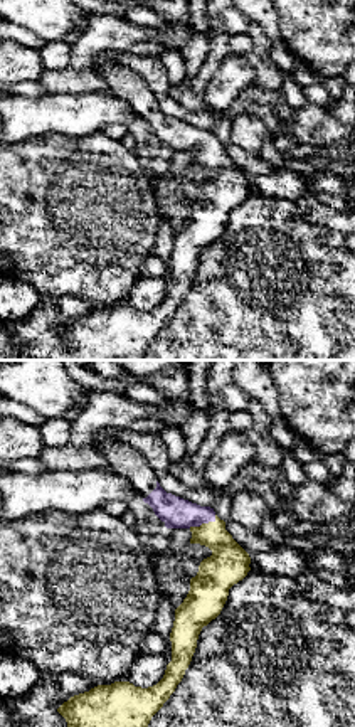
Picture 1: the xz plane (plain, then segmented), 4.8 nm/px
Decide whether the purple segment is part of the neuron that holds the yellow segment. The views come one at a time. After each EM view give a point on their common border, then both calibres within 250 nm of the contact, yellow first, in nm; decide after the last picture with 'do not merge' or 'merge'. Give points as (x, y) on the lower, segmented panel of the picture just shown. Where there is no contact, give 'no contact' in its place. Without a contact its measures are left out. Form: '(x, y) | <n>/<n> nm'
(202, 524) | 190/150 nm

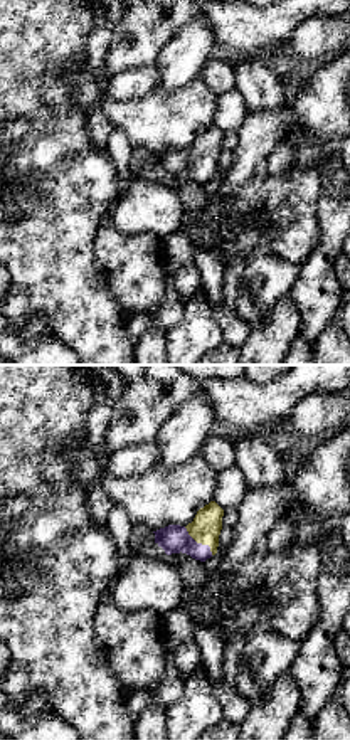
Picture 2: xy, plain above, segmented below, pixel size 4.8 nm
(199, 542) | 140/140 nm

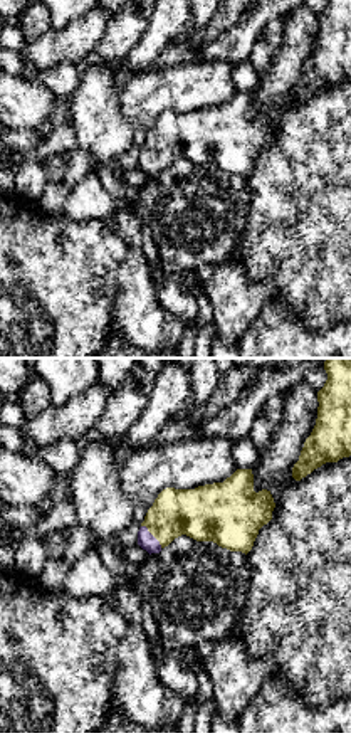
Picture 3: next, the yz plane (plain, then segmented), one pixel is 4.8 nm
(151, 533) | 240/80 nm

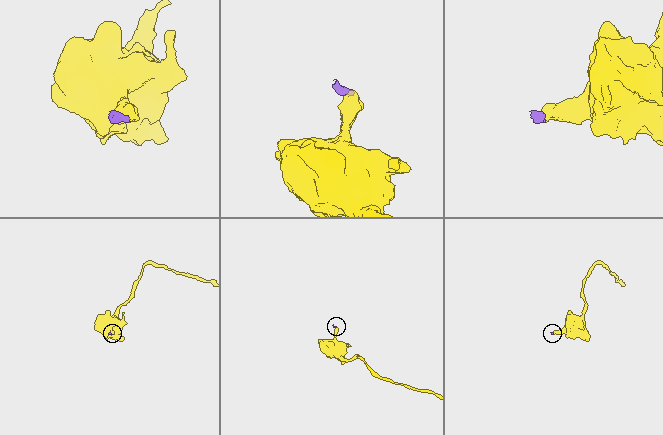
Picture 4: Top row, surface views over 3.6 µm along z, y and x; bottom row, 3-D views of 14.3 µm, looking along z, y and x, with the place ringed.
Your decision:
merge

